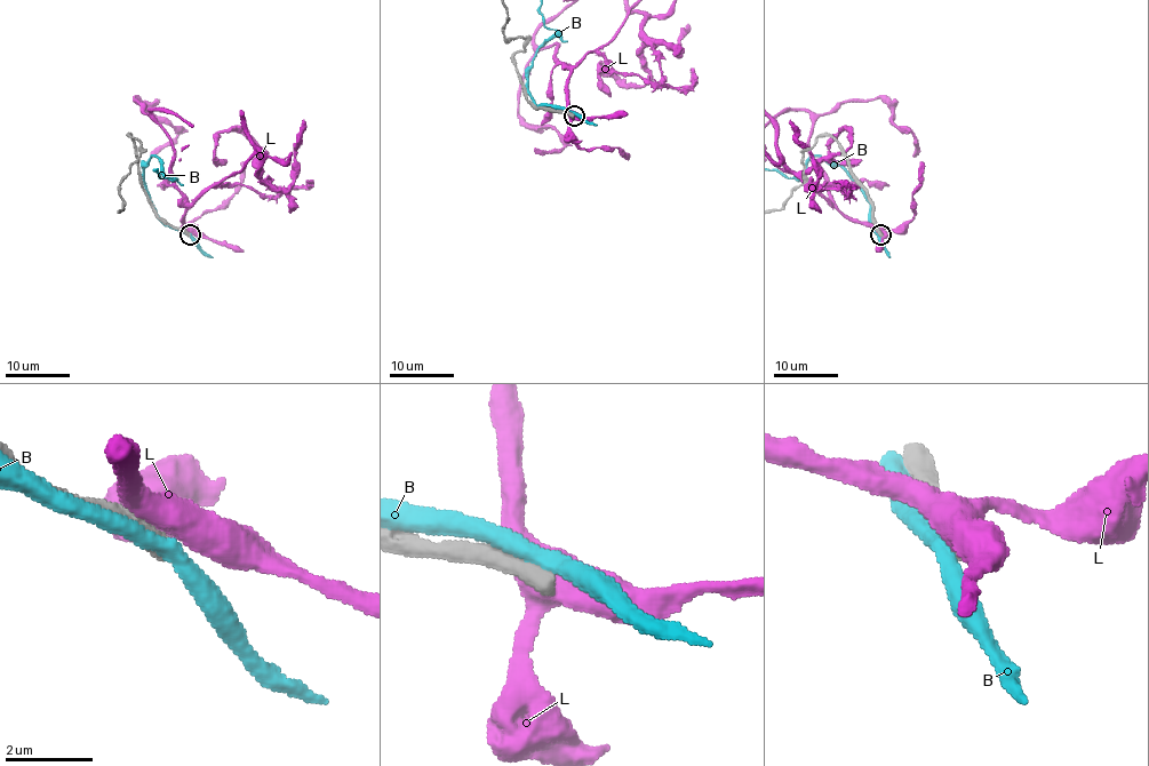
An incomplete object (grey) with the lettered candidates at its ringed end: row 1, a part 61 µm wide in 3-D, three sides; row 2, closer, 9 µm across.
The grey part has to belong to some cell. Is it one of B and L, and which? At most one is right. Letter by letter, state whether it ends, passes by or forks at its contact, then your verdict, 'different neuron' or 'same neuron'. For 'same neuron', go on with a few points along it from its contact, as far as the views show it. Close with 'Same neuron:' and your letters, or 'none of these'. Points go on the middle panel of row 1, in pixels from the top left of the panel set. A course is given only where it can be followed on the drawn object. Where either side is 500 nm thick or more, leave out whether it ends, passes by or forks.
B: it passes by | different neuron
L: different neuron
Same neuron: none of these

